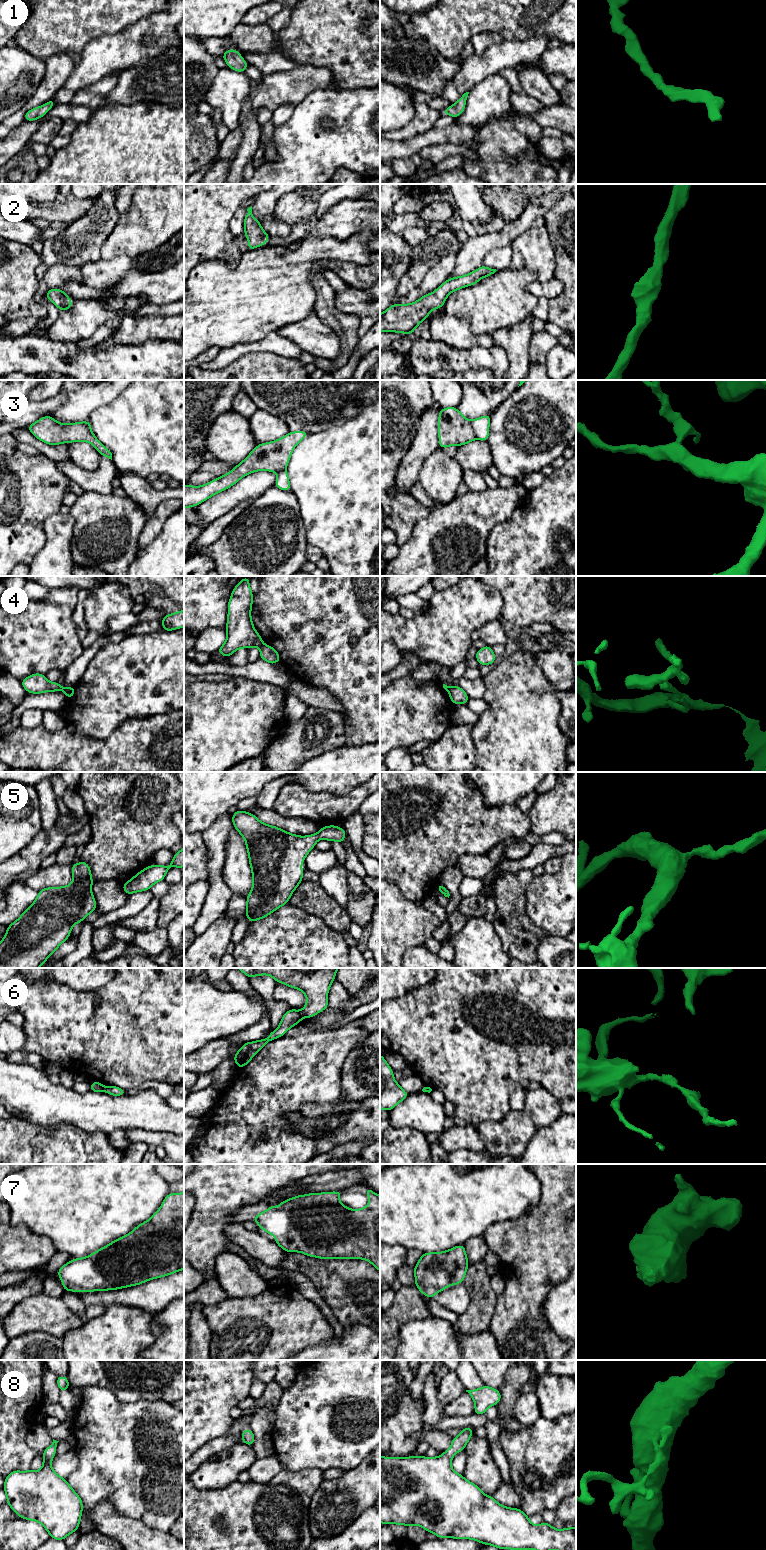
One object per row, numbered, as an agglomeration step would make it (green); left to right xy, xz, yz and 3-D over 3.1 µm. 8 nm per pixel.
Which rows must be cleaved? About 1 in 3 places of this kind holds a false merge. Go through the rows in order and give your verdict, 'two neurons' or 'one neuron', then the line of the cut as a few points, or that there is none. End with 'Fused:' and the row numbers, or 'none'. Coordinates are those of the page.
1: one neuron; cut none
2: one neuron; cut none
3: two neurons; cut yz (470, 421), (475, 437)
4: two neurons; cut xy (65, 687), (63, 690)
5: one neuron; cut none
6: two neurons; cut xz (300, 1011), (304, 1016)
7: one neuron; cut none
8: one neuron; cut none
Fused: 3, 4, 6

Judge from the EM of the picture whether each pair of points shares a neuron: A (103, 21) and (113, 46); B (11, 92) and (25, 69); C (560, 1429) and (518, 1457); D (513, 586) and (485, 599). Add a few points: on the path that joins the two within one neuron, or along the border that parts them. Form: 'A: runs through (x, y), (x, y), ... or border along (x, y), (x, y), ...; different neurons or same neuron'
A: border along (130, 25), (112, 34), (99, 35), (87, 44); different neurons
B: runs through (11, 86), (11, 83), (19, 75); same neuron
C: runs through (550, 1439), (535, 1454), (528, 1454); same neuron
D: border along (488, 586), (493, 587), (501, 595), (501, 614); different neurons

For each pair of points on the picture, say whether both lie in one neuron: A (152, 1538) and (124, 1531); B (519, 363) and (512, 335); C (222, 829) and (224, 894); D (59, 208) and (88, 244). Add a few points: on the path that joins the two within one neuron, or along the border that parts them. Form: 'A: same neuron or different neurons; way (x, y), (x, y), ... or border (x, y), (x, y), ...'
A: same neuron; way (145, 1538), (136, 1538), (131, 1534)
B: same neuron; way (518, 356), (516, 342)
C: same neuron; way (216, 845), (216, 878)
D: different neurons; border (90, 208), (69, 224)

